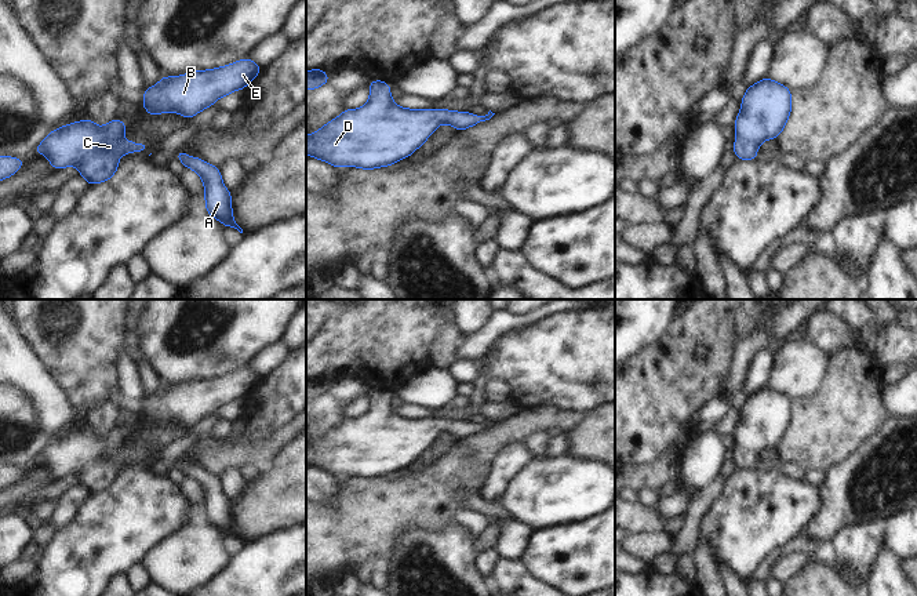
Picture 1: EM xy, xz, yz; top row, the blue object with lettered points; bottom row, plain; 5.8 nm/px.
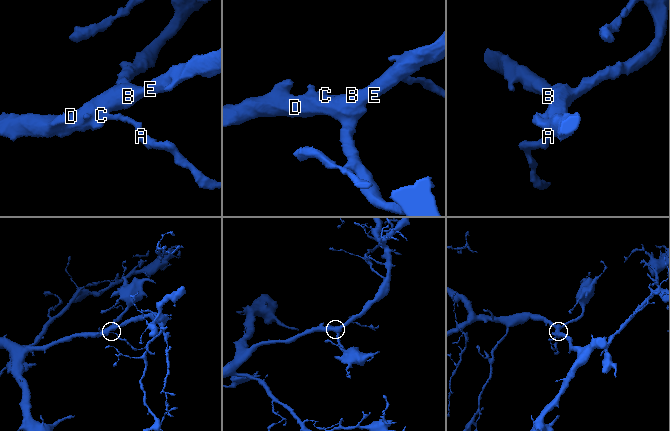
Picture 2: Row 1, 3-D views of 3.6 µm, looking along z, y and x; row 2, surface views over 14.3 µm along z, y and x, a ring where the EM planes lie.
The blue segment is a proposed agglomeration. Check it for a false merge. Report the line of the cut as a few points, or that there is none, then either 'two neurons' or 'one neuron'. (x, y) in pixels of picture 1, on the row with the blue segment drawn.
no cut; one neuron

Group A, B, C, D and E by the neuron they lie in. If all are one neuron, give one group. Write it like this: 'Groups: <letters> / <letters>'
Groups: A B C D E.

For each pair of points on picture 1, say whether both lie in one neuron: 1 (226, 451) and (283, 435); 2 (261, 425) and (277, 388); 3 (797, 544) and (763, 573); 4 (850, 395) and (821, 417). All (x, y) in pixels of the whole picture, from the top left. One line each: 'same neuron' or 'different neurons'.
1: same neuron
2: same neuron
3: same neuron
4: same neuron

